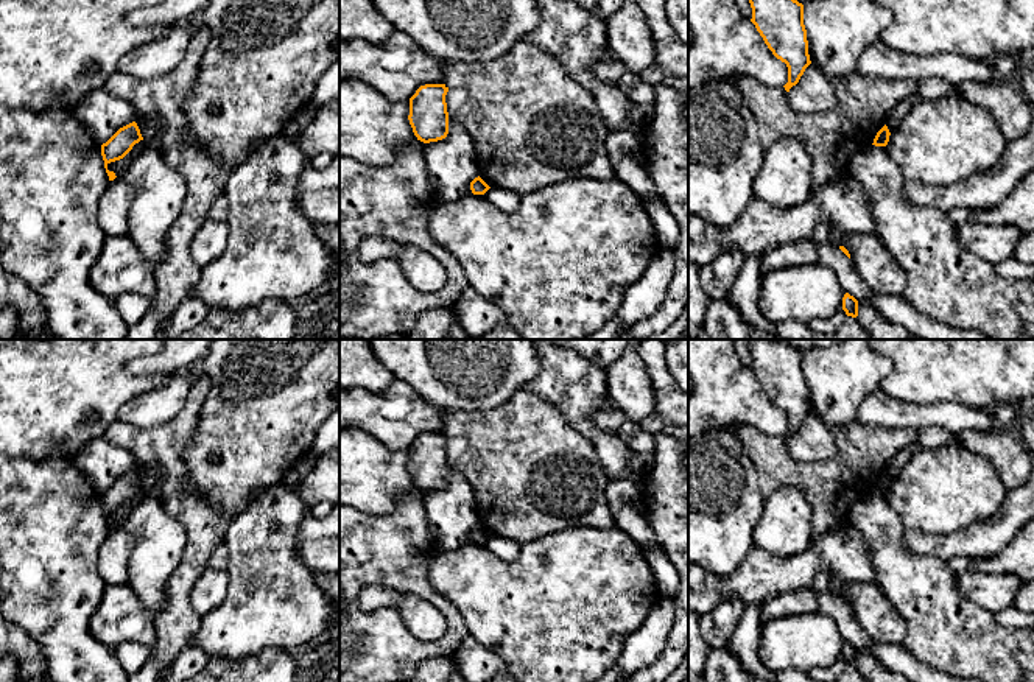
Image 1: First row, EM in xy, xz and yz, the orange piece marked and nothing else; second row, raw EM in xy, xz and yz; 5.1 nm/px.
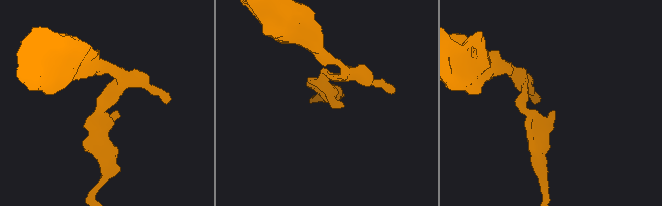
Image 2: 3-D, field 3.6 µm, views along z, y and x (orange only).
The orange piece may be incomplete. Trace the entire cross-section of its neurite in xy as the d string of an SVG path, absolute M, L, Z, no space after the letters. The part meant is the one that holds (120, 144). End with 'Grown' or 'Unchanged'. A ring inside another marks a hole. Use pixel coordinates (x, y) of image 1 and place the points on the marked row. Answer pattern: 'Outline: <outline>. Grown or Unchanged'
Outline: M132 121L120 128L106 143L101 145L101 156L109 181L114 181L117 176L114 171L107 170L107 165L123 159L140 140L143 140L140 129L137 123Z. Unchanged

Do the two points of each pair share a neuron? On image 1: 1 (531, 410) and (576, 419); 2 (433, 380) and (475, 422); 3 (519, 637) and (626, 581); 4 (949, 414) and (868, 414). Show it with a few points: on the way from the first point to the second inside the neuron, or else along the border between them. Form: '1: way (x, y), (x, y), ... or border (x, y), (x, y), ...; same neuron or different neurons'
1: border (534, 393), (547, 400), (589, 441); different neurons
2: border (499, 405), (488, 408), (449, 408), (446, 411); different neurons
3: way (545, 614), (556, 614), (583, 590), (600, 589); same neuron
4: way (928, 416), (888, 414); same neuron

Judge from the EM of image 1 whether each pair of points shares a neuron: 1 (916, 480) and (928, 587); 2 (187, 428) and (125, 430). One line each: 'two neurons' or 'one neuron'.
1: two neurons
2: one neuron

